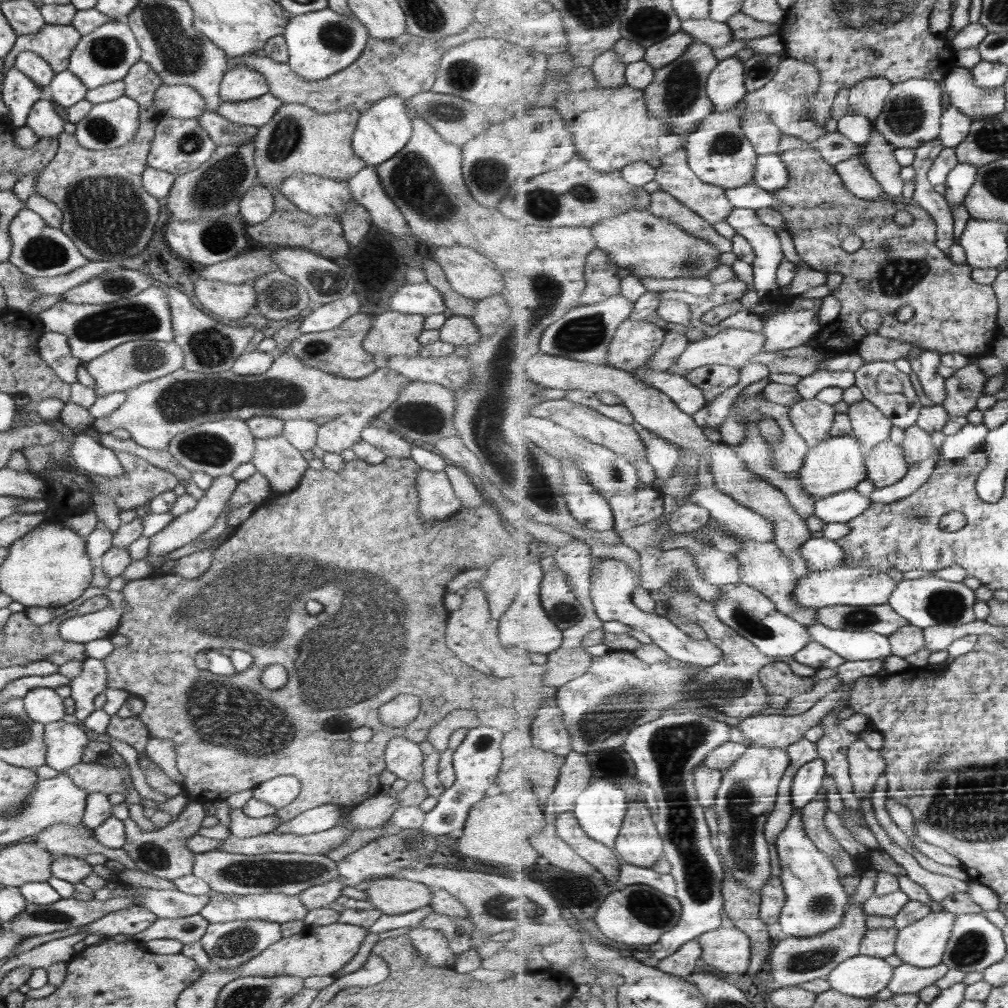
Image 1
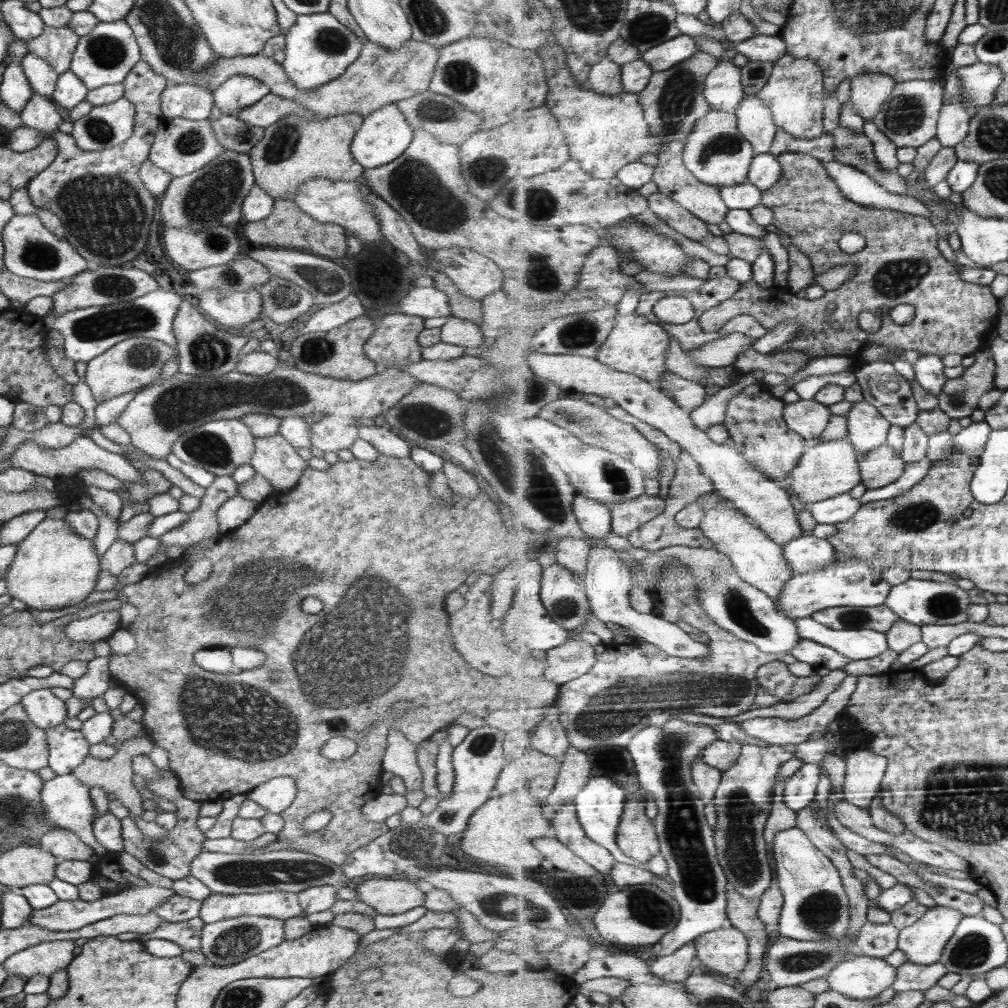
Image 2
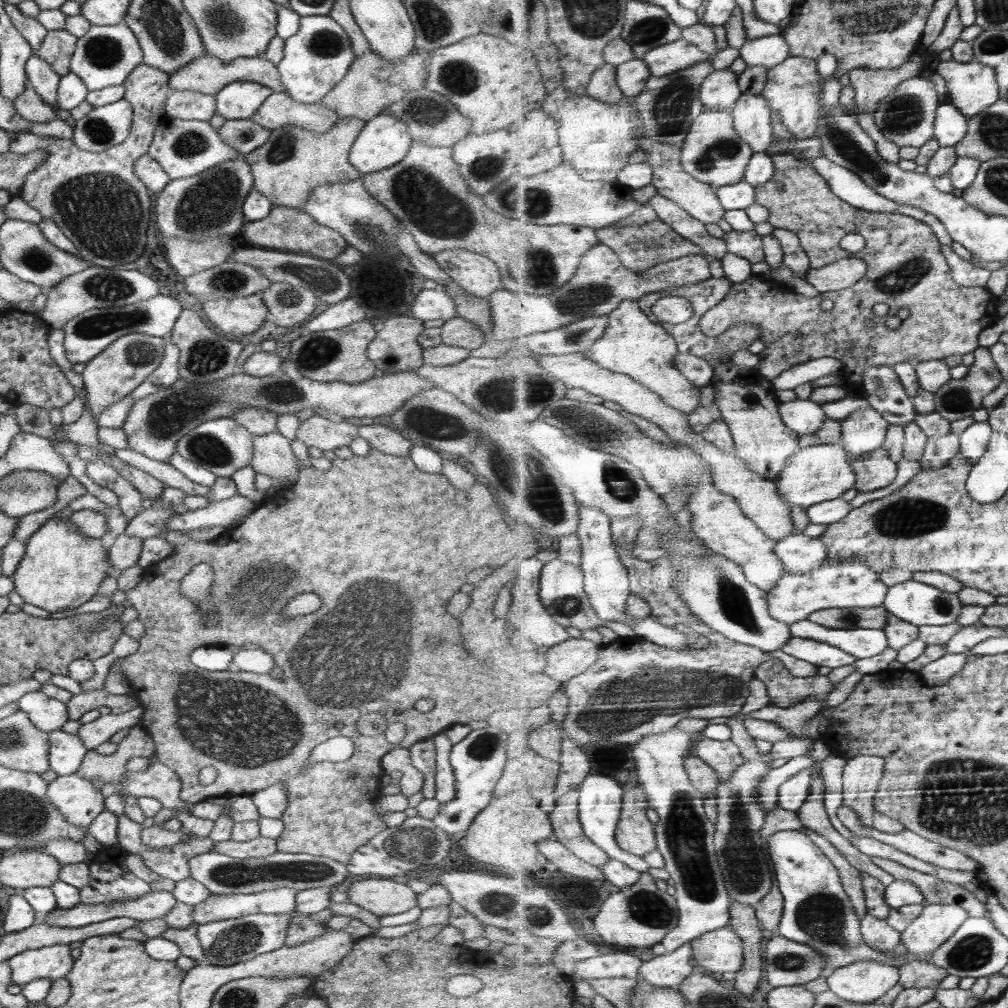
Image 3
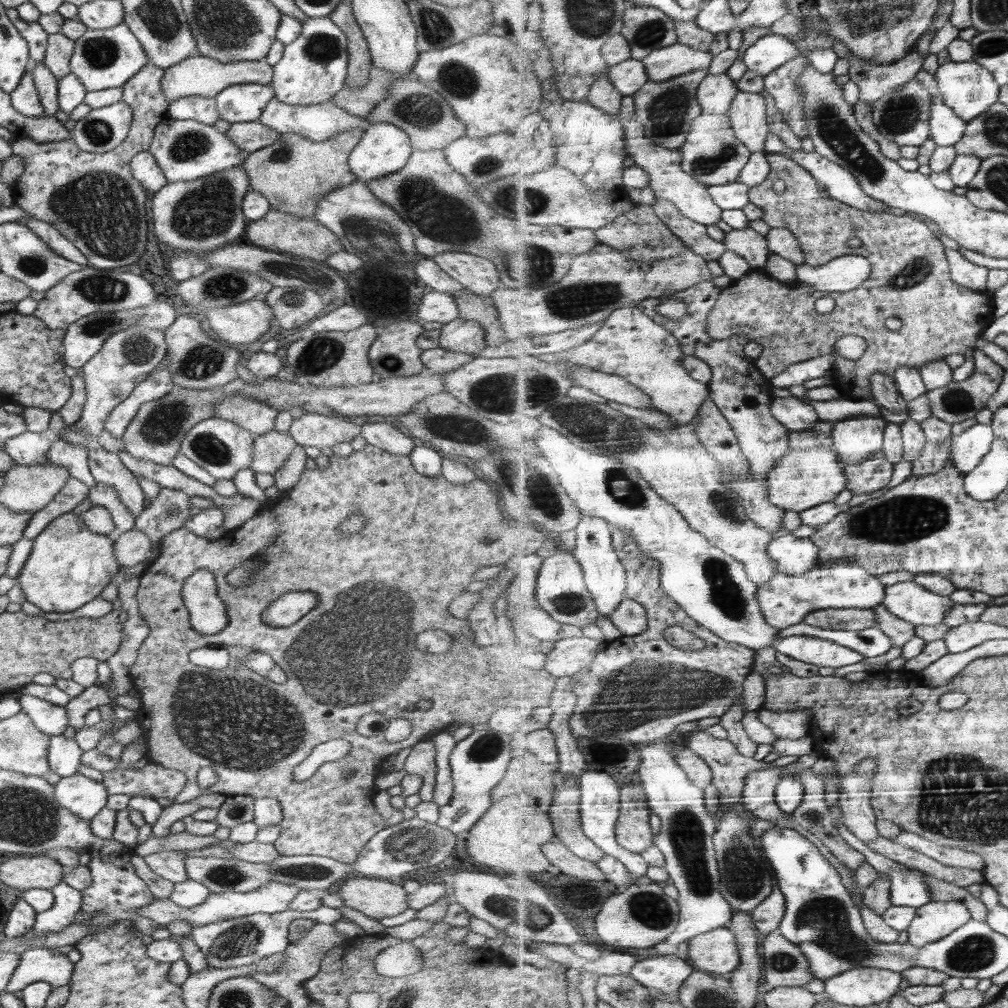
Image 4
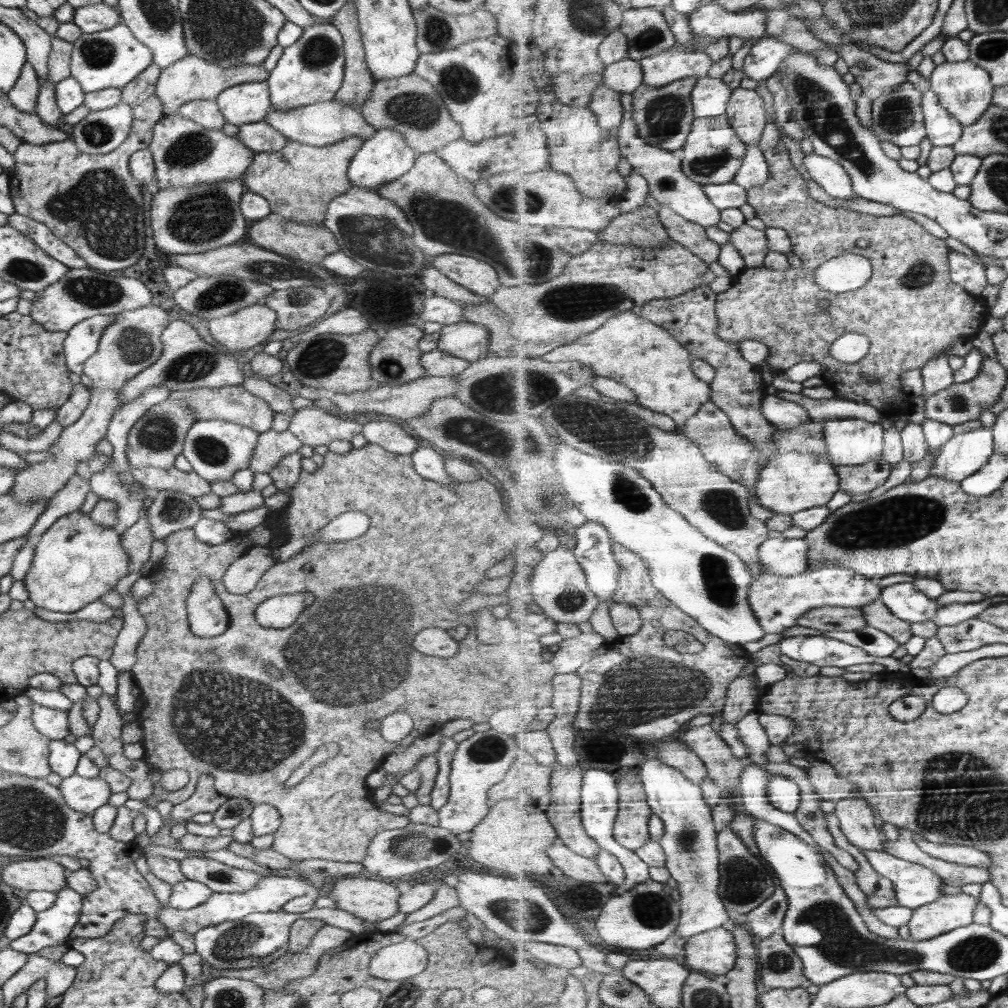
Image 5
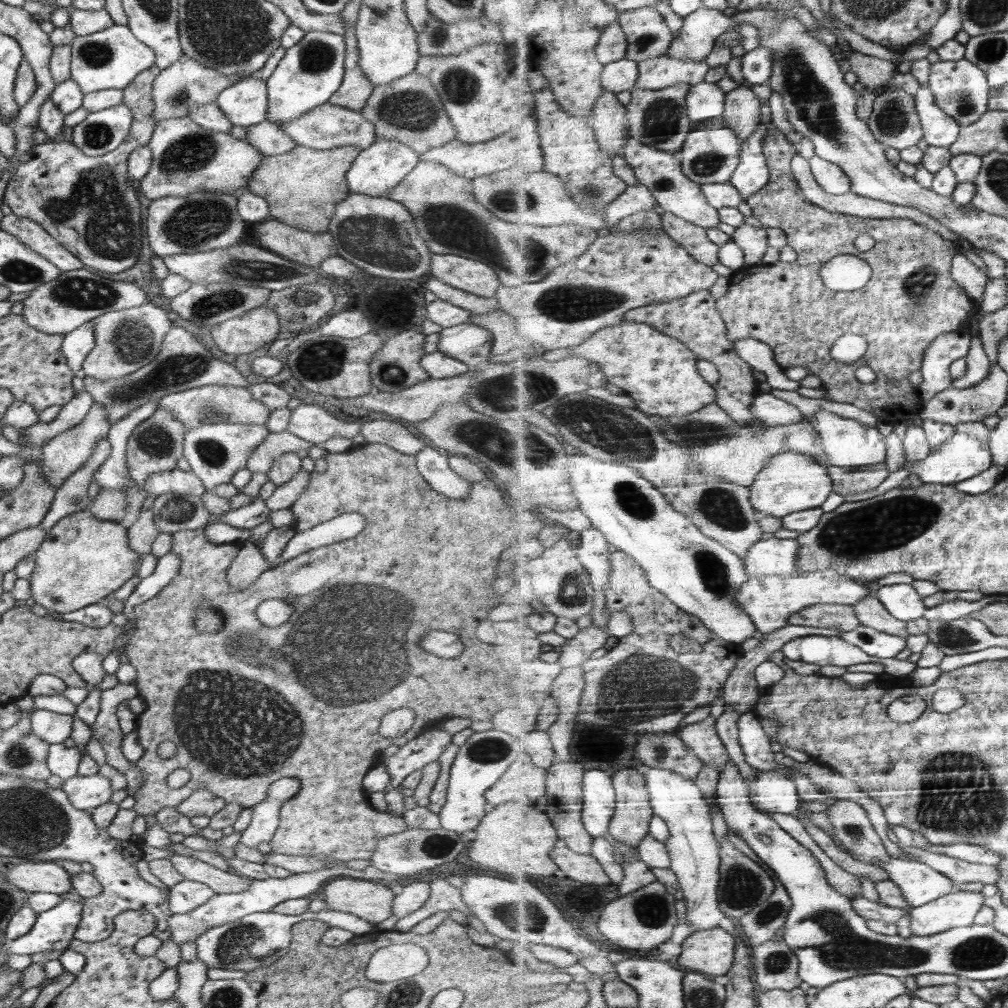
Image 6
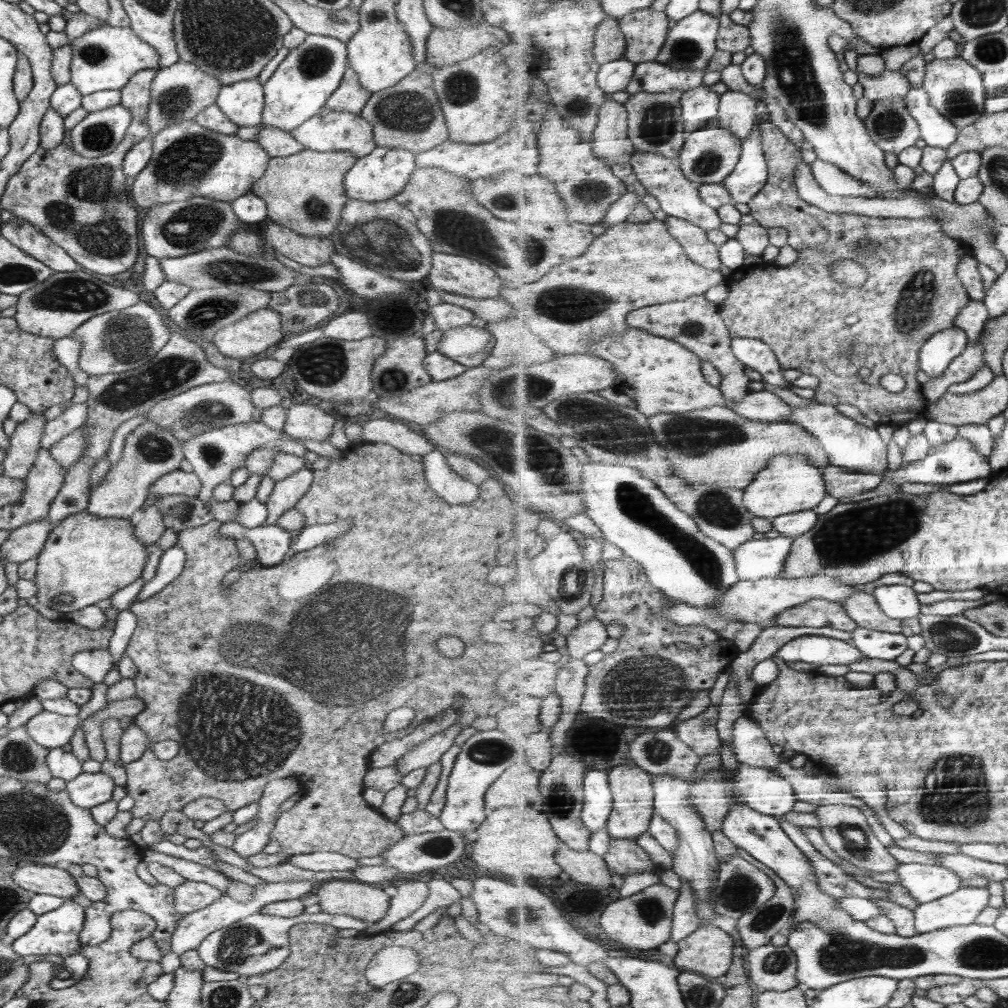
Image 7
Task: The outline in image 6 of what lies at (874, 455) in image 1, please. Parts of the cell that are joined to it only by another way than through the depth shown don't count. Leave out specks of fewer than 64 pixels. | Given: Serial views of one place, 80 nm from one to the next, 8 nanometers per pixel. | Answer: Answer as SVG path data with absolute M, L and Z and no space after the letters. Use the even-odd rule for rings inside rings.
M886 462L861 468L829 465L834 479L834 491L848 497L850 494L877 490L893 473Z

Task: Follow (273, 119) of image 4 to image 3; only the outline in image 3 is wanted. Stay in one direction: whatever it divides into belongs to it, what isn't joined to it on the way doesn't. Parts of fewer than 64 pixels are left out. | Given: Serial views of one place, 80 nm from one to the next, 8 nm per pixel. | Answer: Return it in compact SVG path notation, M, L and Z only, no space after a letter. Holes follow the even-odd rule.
M284 91L273 92L262 103L252 119L264 128L274 130L281 126L293 124L314 133L326 133L339 119L335 110L327 109L318 103L298 102Z

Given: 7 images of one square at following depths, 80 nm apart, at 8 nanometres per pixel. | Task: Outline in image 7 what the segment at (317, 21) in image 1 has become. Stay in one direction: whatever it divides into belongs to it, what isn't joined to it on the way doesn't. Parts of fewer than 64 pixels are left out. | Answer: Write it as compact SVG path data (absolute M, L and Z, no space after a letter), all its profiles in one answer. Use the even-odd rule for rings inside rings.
M310 34L300 46L290 49L278 69L263 85L263 124L290 133L303 122L310 120L325 106L338 88L346 71L347 44L336 38Z

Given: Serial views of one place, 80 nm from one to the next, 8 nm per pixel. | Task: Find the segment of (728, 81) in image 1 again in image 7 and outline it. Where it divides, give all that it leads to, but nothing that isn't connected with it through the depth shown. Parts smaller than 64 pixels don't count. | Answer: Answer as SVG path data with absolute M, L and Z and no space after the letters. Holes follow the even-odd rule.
M704 85L685 92L682 106L685 107L685 127L689 134L716 123L721 110L721 96Z

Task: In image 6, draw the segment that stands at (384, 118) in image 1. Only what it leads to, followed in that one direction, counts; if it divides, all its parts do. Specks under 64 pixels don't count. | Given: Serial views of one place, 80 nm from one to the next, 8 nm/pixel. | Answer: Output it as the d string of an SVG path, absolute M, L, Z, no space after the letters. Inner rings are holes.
M375 139L370 147L361 150L346 173L345 177L349 192L357 192L366 196L386 197L389 190L396 188L406 178L406 175L410 174L418 161L419 154L412 148L402 145L398 141Z

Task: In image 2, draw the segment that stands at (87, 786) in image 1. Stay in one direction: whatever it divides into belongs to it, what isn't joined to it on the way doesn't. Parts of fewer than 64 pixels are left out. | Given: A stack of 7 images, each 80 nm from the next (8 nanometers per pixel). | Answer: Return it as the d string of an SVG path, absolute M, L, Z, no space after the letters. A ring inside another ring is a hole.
M144 733L140 737L132 737L125 742L120 743L120 749L116 751L116 756L110 758L110 760L100 760L98 758L92 758L92 756L86 756L82 764L76 767L71 773L80 781L83 785L92 787L103 788L107 793L112 792L117 798L129 808L129 816L134 819L135 816L141 816L145 811L141 803L141 796L139 790L136 788L133 776L135 772L131 767L134 757L139 755L148 755L153 749L153 741Z

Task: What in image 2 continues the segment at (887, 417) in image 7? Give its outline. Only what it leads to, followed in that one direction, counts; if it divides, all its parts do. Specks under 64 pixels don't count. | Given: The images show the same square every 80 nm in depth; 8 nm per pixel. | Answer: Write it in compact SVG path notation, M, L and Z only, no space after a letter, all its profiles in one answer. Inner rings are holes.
M787 153L779 157L785 170L781 181L776 186L763 191L763 205L774 212L774 224L784 233L787 233L812 260L813 267L818 274L828 272L831 268L840 265L854 265L858 268L857 278L853 286L848 286L843 293L833 295L831 298L823 296L820 299L798 299L792 295L785 296L774 289L769 291L762 288L753 280L742 286L730 300L716 305L705 312L699 319L706 332L718 332L728 322L734 320L740 314L755 316L769 331L777 328L779 324L787 321L787 318L795 317L803 324L802 334L795 341L786 343L778 350L770 352L776 354L784 350L800 350L809 356L809 360L827 356L842 355L852 359L853 364L858 364L856 369L868 363L865 362L864 352L871 344L883 344L887 346L889 354L887 360L896 362L903 358L906 350L918 350L921 355L938 354L946 357L949 354L978 354L996 336L1001 322L1000 301L994 294L992 286L983 286L962 281L961 268L952 264L940 248L940 234L938 227L924 215L916 216L891 208L876 208L866 206L850 200L838 186L835 178L825 167L825 162L820 158L805 153ZM861 232L867 238L867 247L859 253L850 254L844 252L841 247L842 237L846 233ZM834 302L837 305L837 313L829 314L828 304ZM900 304L912 304L916 308L915 319L909 324L896 324L892 316L881 315L882 327L877 333L868 333L860 326L860 316L864 312L879 313L882 306L896 308Z

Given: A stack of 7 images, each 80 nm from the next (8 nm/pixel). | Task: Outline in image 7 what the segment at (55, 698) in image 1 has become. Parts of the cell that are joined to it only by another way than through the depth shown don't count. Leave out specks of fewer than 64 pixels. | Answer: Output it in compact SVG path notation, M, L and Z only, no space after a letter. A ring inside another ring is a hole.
M43 710L28 720L25 727L34 742L48 749L54 749L72 740L81 721L77 716L64 716Z

